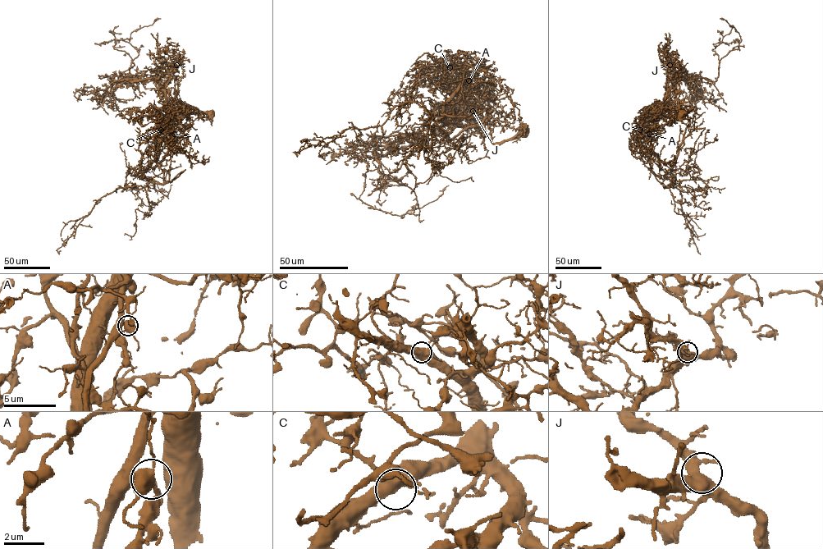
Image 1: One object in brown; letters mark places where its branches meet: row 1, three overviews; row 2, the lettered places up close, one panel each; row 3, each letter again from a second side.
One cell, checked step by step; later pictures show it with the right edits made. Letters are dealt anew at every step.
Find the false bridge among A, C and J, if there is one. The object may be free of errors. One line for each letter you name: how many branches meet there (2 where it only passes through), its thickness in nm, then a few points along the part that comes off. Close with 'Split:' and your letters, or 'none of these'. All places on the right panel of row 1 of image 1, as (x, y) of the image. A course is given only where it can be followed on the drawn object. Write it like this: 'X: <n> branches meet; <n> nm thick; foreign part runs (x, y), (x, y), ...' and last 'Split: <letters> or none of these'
A: 5 branches meet; 440 nm thick; foreign part runs (649, 134), (645, 153), (652, 172), (661, 182), (669, 170), (674, 178), (663, 186), (679, 190), (700, 254)
Split: A

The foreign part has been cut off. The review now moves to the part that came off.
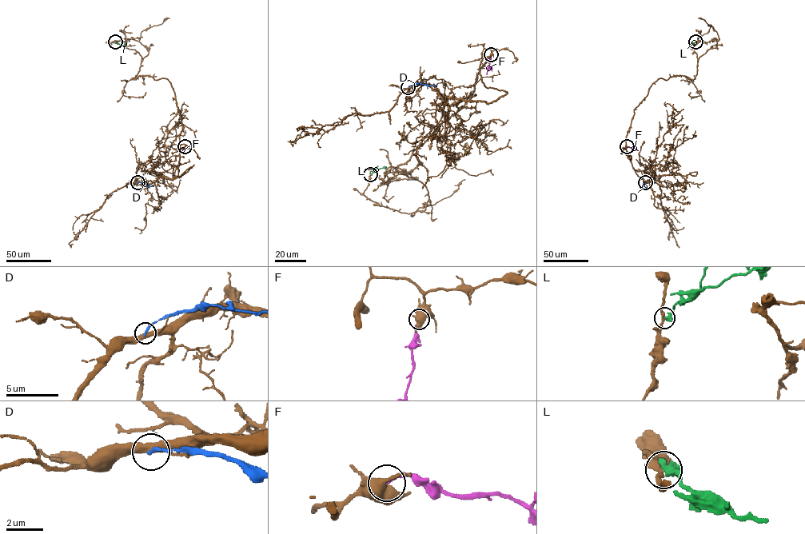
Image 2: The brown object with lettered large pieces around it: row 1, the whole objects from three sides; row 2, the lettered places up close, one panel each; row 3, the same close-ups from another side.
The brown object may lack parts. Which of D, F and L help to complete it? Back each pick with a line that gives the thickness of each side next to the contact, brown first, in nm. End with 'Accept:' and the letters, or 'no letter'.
Accept: no letter

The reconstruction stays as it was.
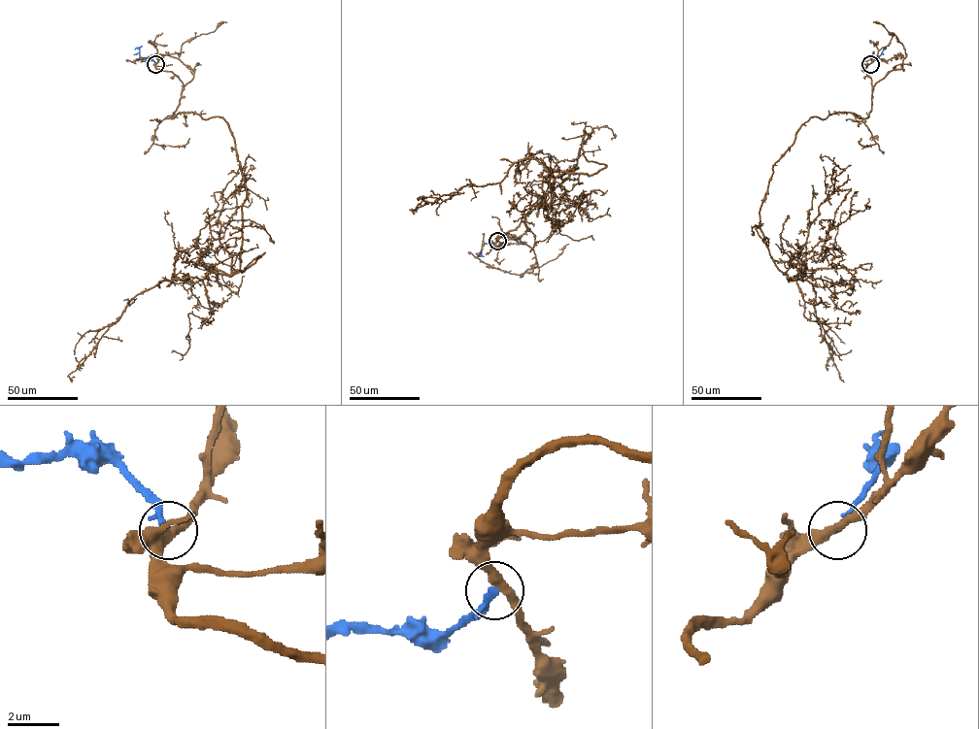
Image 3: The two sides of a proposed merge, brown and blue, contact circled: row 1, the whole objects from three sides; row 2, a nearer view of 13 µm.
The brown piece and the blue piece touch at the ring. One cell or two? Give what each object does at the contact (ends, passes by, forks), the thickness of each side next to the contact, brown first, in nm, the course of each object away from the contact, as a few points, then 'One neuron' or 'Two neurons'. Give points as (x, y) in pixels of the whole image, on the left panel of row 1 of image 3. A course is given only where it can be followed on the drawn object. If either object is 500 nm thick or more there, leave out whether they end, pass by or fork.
At the ring brown passes by. At the ring blue passes by. Thickness 360 nm (brown) against 170 nm. Course of brown: (155, 63), (183, 84), (165, 118), (226, 121), (246, 193), (242, 272), (264, 253), (137, 294), (72, 381). Course of blue: (155, 63), (152, 59), (143, 59), (139, 49), (135, 49). Two neurons

